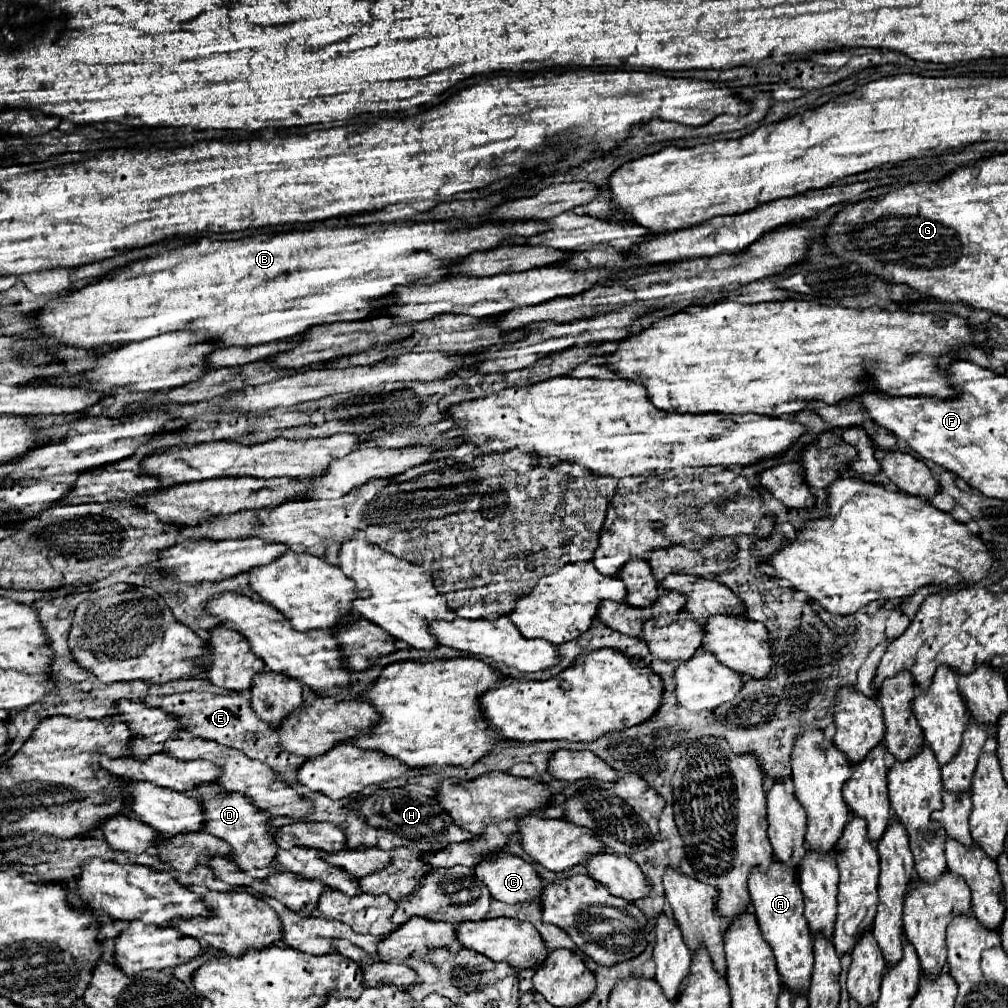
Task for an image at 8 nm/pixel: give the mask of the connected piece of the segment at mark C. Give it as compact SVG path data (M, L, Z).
M510 853L486 857L476 867L476 877L490 889L494 899L510 905L536 901L542 897L544 889L536 869Z

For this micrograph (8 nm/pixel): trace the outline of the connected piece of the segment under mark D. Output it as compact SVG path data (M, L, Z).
M218 793L214 797L202 797L202 807L206 815L204 831L212 833L214 837L224 839L232 845L232 861L248 875L252 875L256 881L266 879L270 873L274 873L274 859L278 853L278 845L274 841L274 827L270 825L272 815L256 809L256 805L238 793Z

